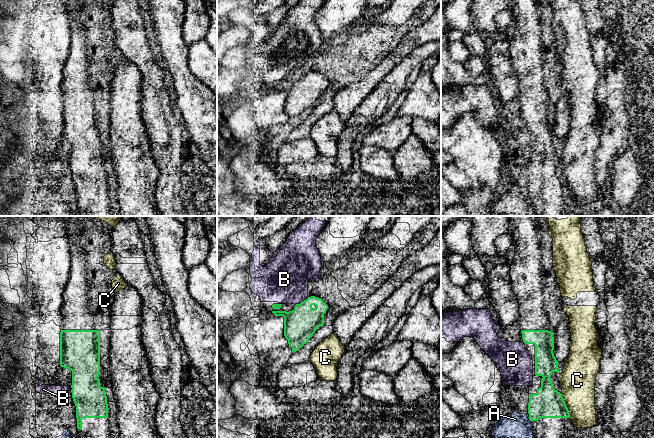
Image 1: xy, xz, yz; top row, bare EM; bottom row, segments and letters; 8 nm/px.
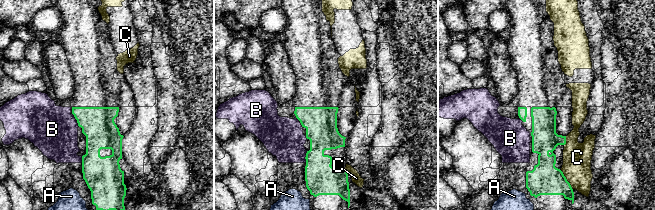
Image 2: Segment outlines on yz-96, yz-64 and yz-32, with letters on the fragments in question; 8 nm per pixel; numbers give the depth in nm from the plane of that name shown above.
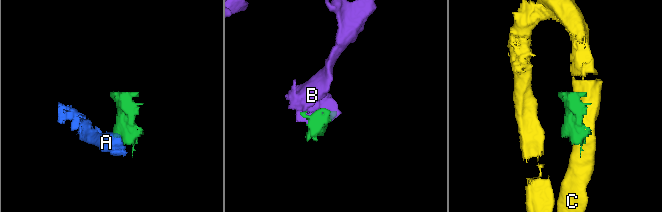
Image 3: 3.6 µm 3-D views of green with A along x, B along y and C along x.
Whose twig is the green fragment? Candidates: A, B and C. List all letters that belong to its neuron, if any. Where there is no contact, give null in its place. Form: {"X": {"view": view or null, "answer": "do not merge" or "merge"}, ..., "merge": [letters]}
{"A": {"view": "yz", "answer": "do not merge"}, "B": {"view": "xz", "answer": "do not merge"}, "C": {"view": "yz", "answer": "do not merge"}, "merge": []}

